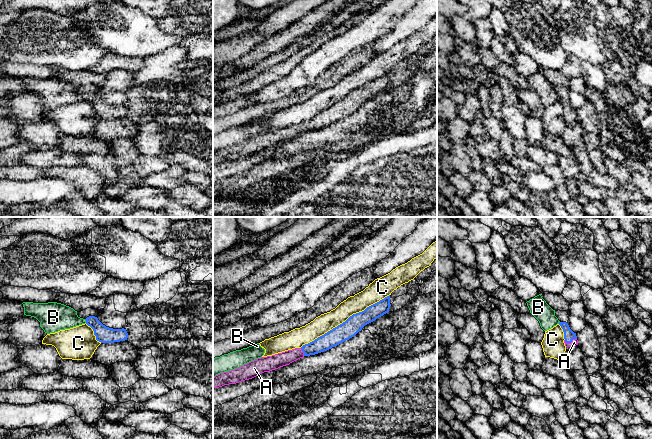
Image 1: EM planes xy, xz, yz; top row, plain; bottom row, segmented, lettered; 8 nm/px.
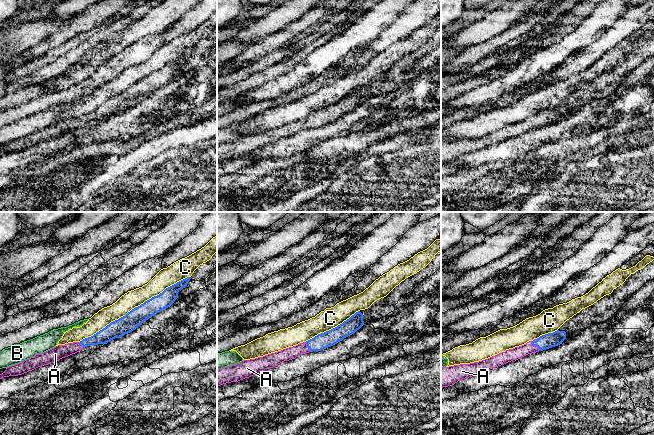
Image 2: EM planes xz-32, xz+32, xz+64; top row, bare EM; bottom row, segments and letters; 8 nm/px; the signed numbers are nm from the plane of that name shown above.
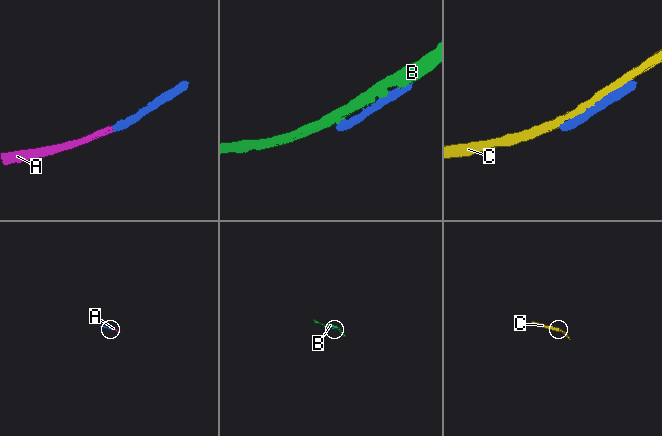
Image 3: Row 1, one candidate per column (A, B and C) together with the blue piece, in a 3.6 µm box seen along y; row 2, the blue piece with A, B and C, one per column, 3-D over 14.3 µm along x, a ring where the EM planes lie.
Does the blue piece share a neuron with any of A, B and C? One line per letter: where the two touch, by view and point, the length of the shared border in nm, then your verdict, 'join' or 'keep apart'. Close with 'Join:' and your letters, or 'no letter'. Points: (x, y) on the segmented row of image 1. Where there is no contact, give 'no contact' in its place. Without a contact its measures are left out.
A: contact yz (570, 342); length 110 nm; join
B: contact xy (86, 321); length 40 nm; keep apart
C: contact xz (345, 321); length 850 nm; keep apart
Join: A

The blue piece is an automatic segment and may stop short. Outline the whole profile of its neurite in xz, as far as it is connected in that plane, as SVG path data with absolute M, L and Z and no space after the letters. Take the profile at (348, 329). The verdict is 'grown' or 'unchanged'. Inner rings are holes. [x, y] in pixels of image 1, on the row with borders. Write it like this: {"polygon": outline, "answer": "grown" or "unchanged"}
{"polygon": "M389 295L379 302L367 307L364 311L353 314L342 324L318 337L314 341L303 345L301 348L295 348L272 356L261 357L244 364L237 369L216 375L213 377L213 388L249 380L264 372L270 372L289 365L304 356L315 355L327 351L354 337L365 325L388 313L390 306Z", "answer": "grown"}

